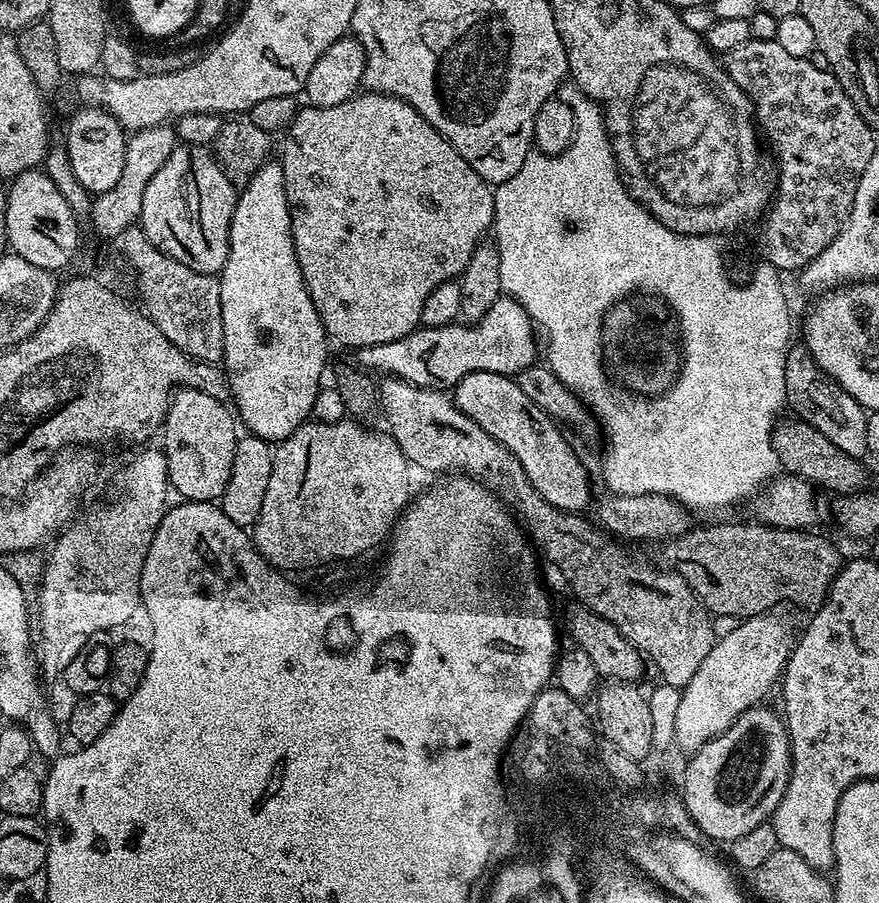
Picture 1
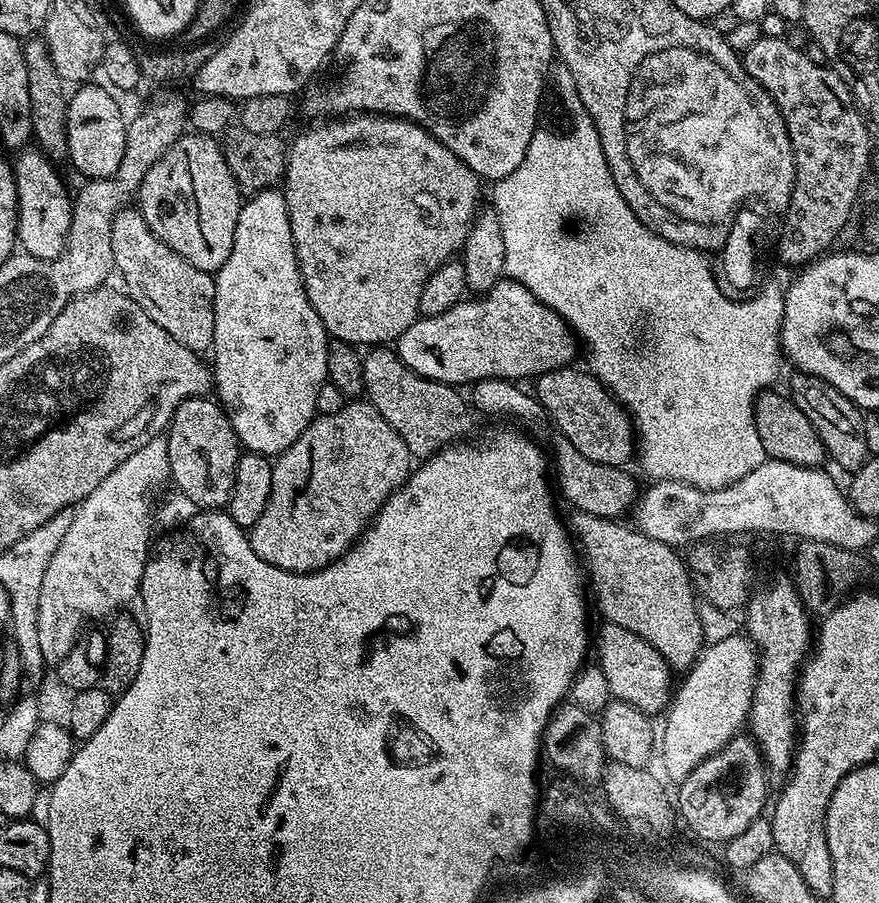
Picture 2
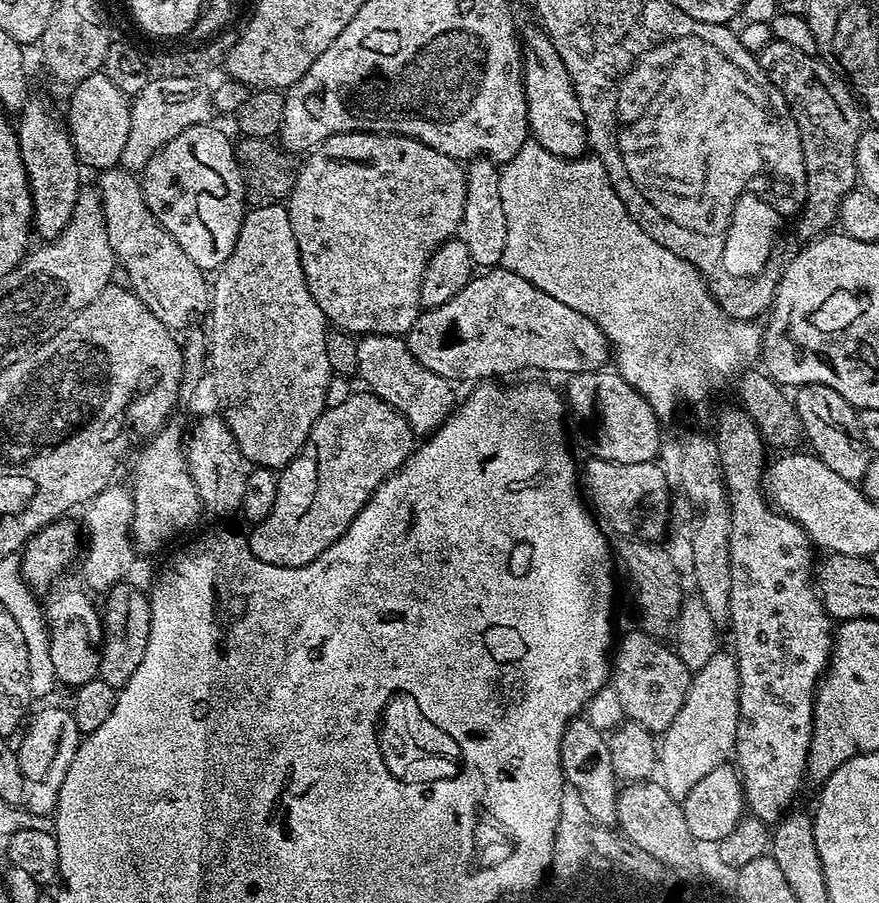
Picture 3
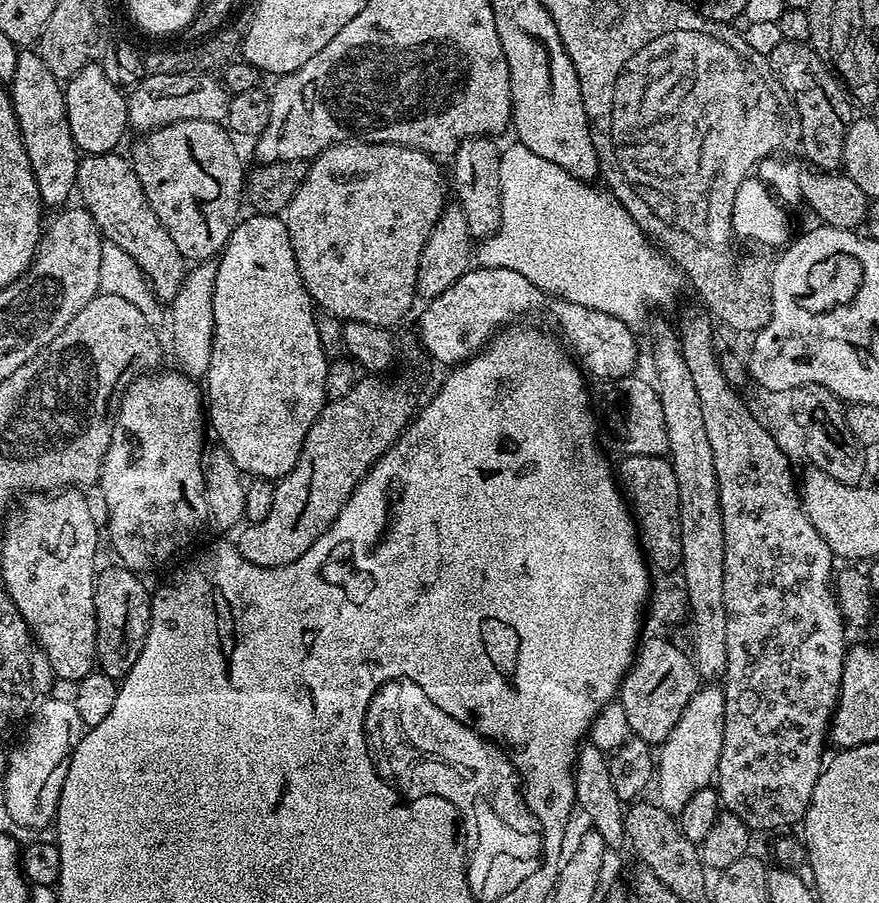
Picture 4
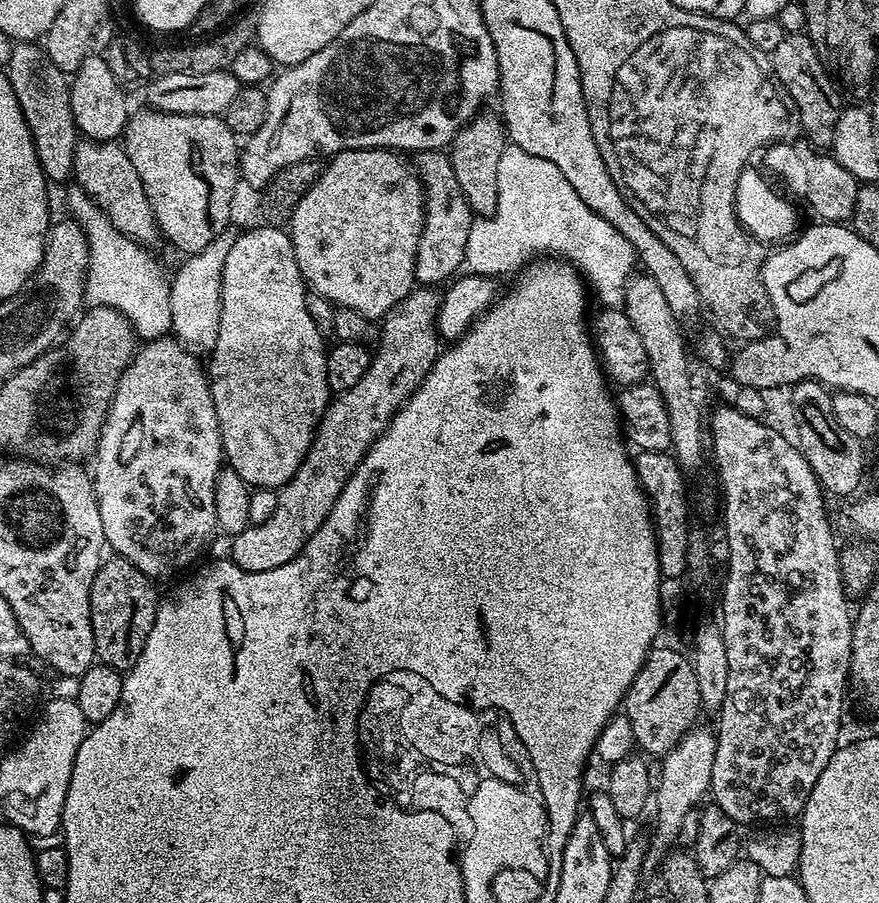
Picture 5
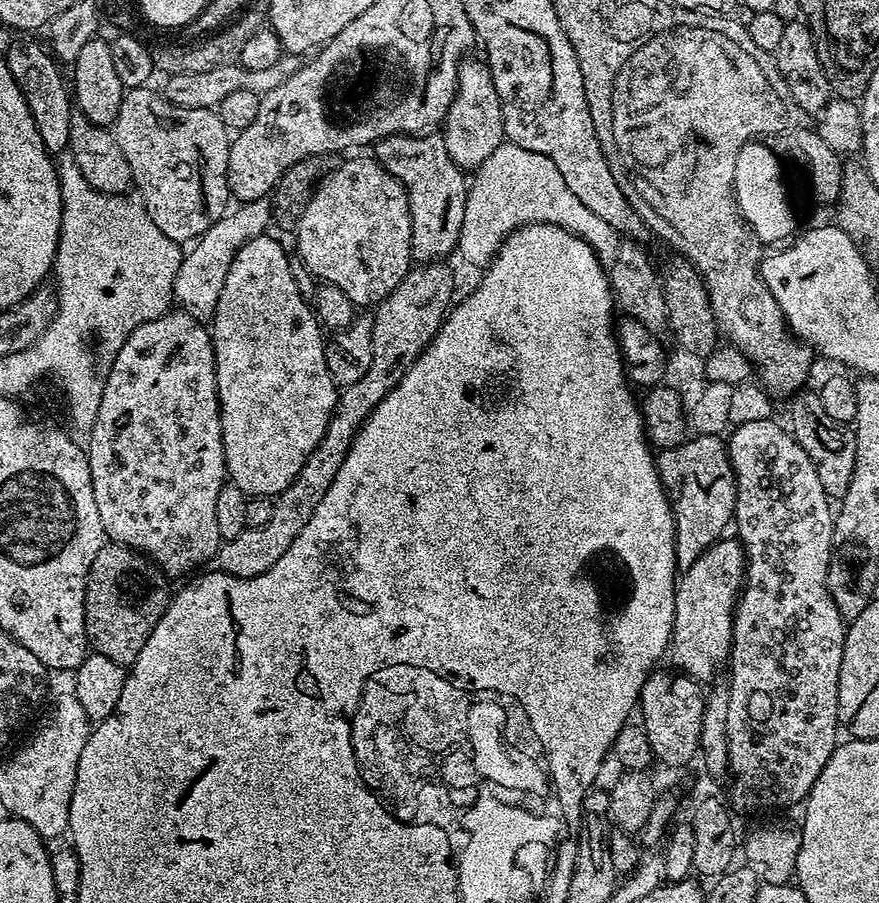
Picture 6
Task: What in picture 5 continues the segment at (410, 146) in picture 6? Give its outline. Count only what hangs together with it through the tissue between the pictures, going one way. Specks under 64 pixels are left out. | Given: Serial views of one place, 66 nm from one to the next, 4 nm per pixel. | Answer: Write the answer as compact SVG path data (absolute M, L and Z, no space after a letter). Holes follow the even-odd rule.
M423 151L415 160L414 171L422 185L424 205L424 225L416 255L416 279L424 286L440 286L461 271L459 268L464 264L466 238L470 238L474 213L462 194L462 186L458 186L458 178L454 178L454 166L447 151Z

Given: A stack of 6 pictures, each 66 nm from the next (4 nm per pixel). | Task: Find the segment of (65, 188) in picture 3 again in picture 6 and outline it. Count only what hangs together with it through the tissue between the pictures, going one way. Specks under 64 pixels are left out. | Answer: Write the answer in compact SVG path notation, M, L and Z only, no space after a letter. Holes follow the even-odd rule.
M16 38L12 45L8 48L8 53L3 53L2 59L8 63L10 74L14 78L14 82L18 82L18 86L22 90L22 94L26 98L26 106L30 110L30 118L34 118L34 126L38 126L38 135L42 138L42 142L46 146L46 150L53 154L59 154L68 147L68 139L70 138L70 118L74 111L74 100L70 95L69 85L66 83L66 76L62 71L61 65L54 59L51 51L43 43L35 44L32 38Z

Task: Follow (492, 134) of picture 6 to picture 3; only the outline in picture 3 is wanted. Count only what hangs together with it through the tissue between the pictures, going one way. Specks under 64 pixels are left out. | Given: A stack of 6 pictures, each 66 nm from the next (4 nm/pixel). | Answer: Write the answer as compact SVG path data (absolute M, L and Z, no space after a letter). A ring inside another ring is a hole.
M473 158L467 161L464 177L466 206L462 210L459 239L466 242L466 250L470 250L470 258L477 269L497 267L504 259L506 246L506 209L502 207L500 168L494 160Z

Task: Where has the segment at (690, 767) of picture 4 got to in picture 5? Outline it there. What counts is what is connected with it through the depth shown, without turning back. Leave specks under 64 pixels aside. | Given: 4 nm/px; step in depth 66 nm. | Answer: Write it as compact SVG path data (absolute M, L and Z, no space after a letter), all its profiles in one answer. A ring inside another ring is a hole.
M693 727L674 746L674 750L666 757L663 757L658 772L658 783L654 788L654 808L656 804L656 833L648 844L648 853L642 856L642 868L645 873L659 873L663 866L665 857L673 851L674 845L680 840L680 831L686 816L697 811L699 802L711 789L712 771L714 770L714 754L716 753L716 733L711 727Z

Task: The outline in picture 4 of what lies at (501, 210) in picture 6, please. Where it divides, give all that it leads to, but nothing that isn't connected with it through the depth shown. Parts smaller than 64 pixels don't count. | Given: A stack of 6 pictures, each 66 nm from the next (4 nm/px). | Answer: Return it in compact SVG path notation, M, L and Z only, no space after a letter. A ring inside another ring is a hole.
M512 142L501 151L500 177L502 222L493 236L479 241L474 252L479 267L518 270L518 274L530 278L530 282L543 288L545 293L578 306L602 310L630 326L636 326L648 308L660 308L679 294L682 276L676 265L667 256L658 254L653 241L632 221L615 196L604 190L599 192L592 188L596 186L574 178L562 170L562 166L546 162L546 158L538 158L534 150L526 150L526 146L518 142Z

